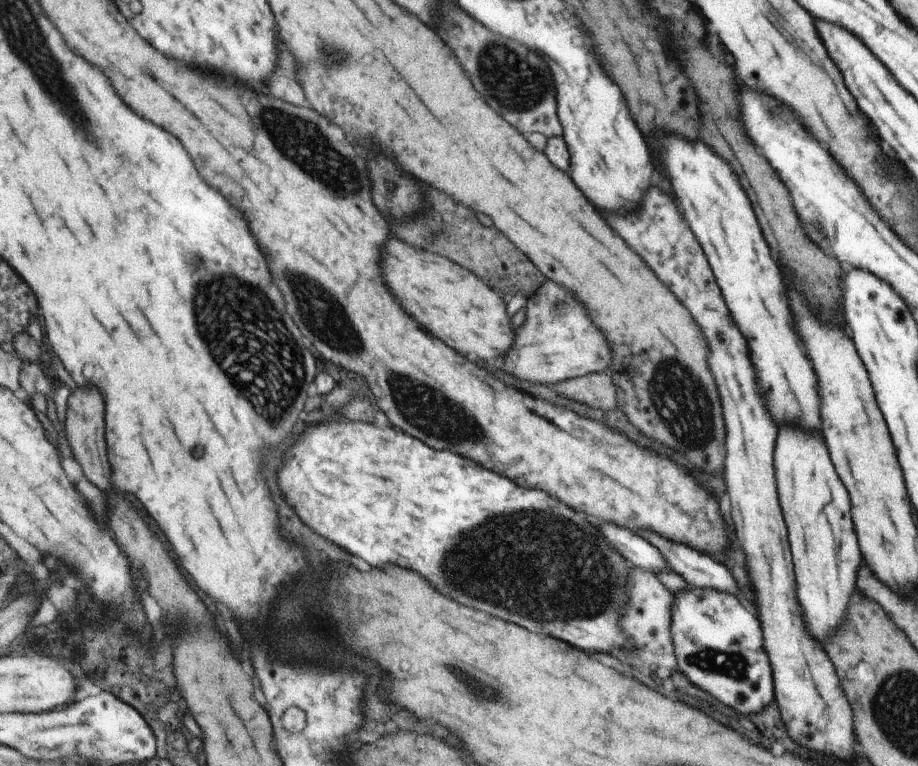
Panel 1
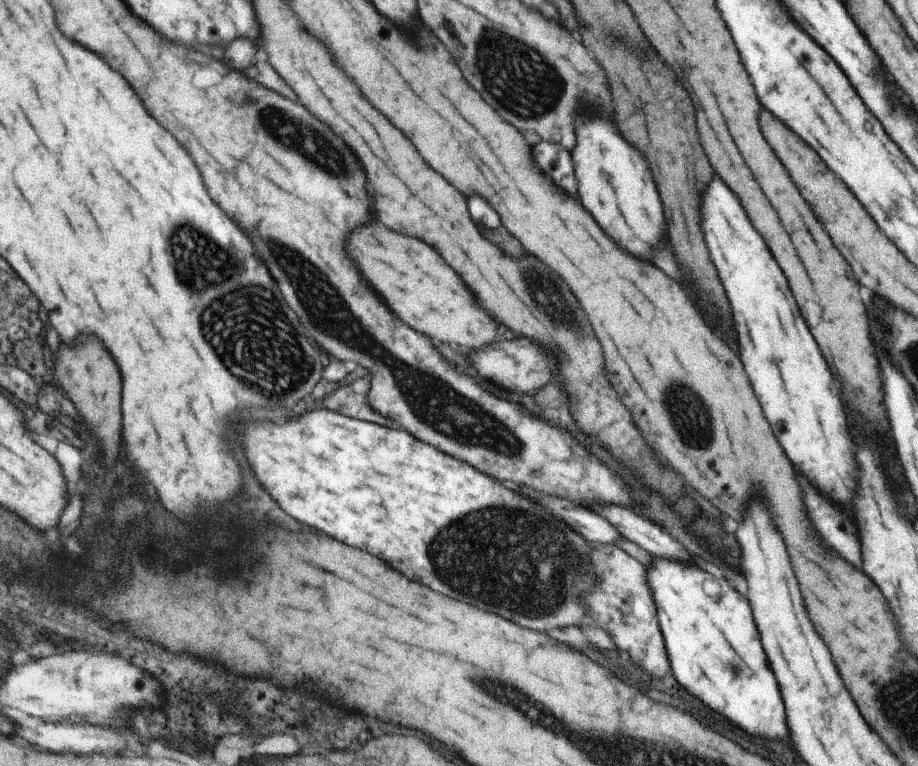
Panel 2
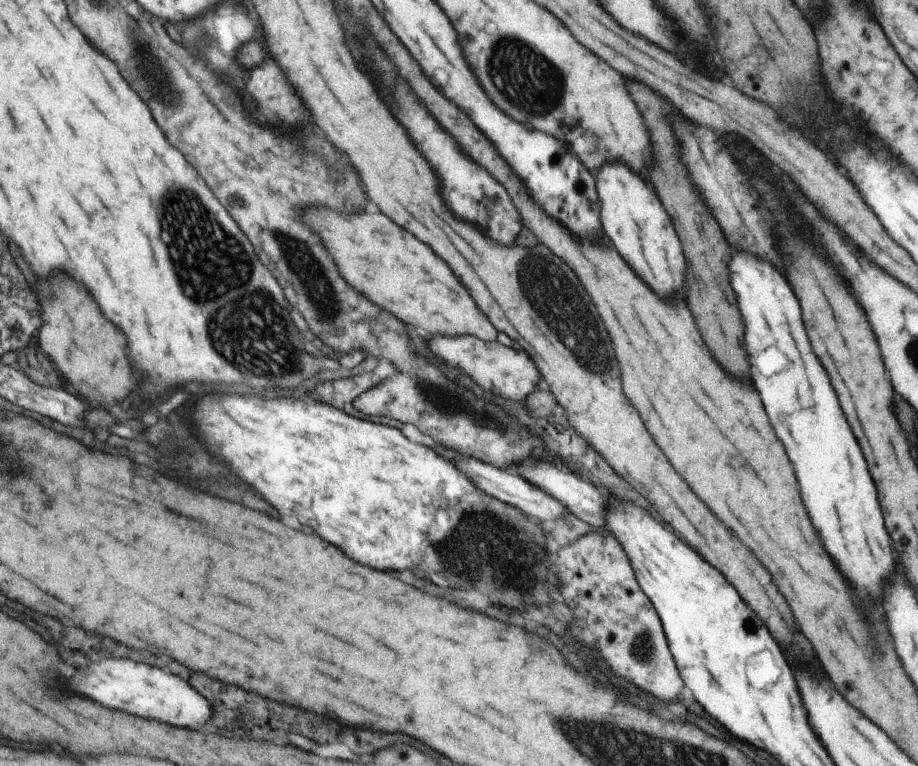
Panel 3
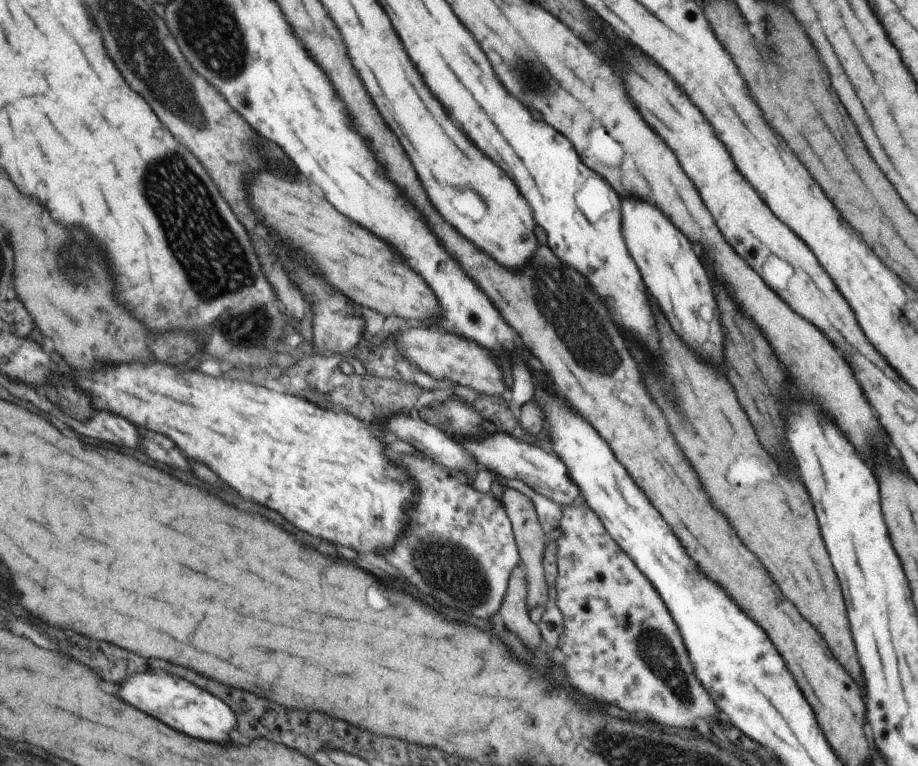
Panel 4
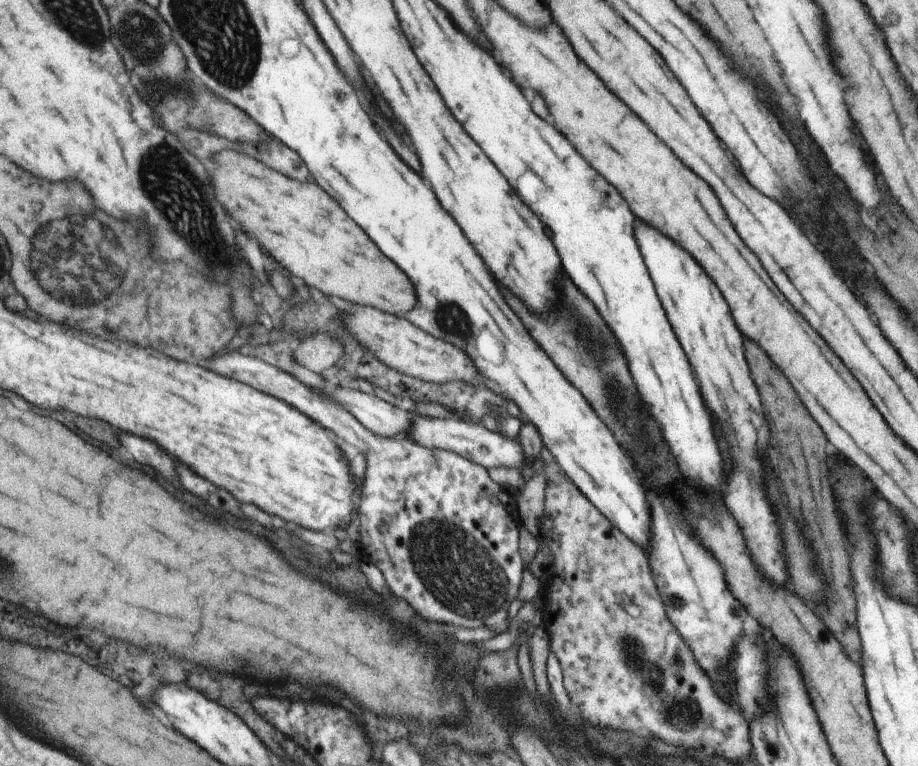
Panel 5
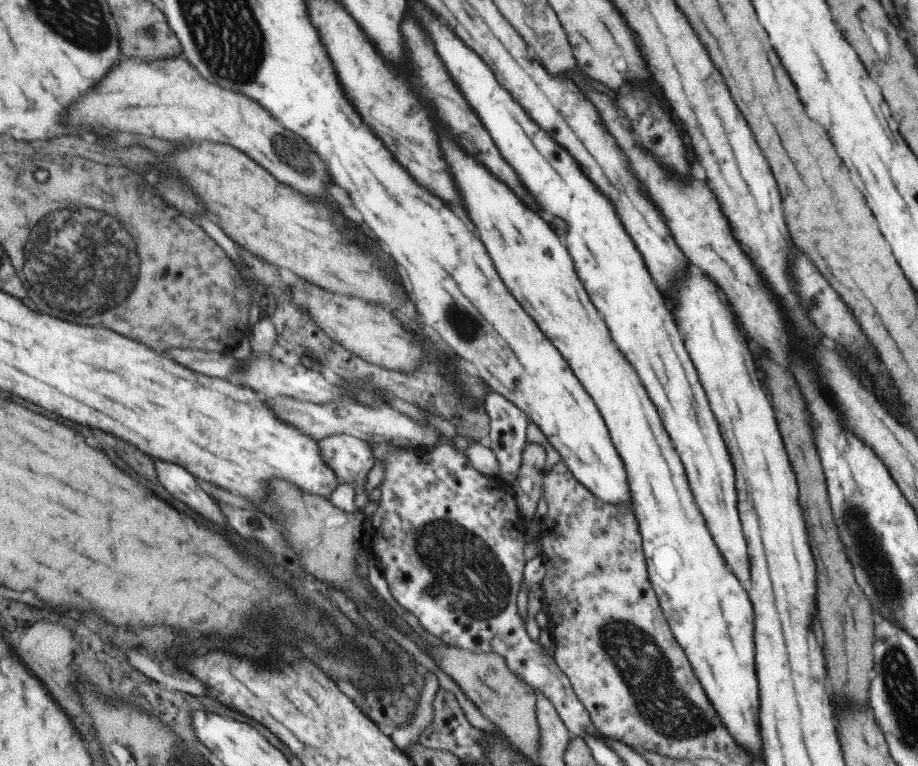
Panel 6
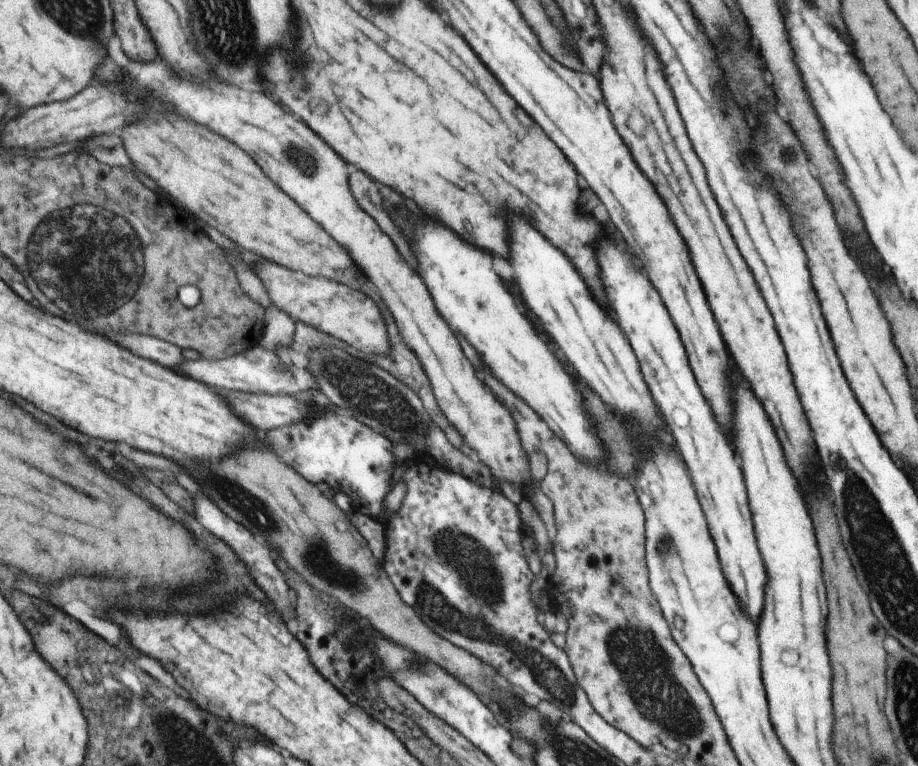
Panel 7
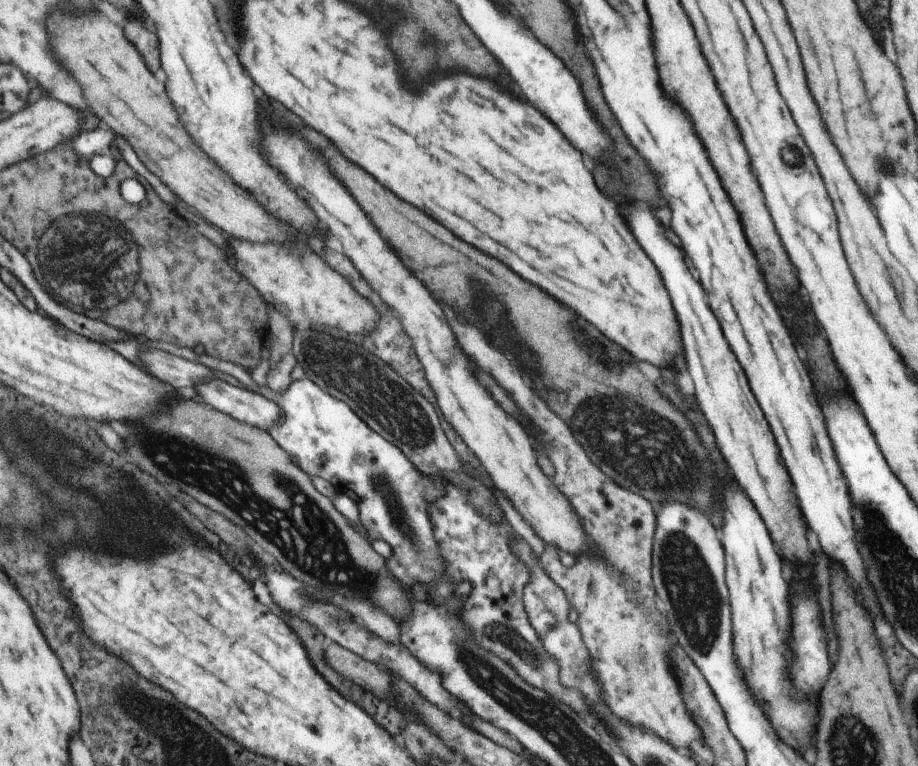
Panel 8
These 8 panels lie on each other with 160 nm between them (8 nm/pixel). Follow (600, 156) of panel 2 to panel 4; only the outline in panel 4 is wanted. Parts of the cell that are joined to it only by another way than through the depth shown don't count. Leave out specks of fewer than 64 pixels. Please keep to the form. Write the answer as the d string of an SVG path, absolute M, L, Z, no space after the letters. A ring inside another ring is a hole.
M623 200L621 204L623 216L623 236L627 236L627 248L631 248L631 256L635 256L635 264L639 264L639 272L643 272L643 284L655 298L659 310L667 320L671 320L671 328L699 352L699 356L707 358L709 364L723 364L723 330L719 324L719 312L713 298L711 282L707 278L705 268L691 252L689 240L671 226L671 222L651 204L639 200Z

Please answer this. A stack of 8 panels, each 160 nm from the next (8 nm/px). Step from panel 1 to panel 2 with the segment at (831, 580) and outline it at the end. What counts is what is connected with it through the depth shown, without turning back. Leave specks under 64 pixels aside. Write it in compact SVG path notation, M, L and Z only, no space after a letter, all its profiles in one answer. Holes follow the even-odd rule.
M799 476L799 486L803 490L803 502L807 508L807 516L813 522L813 528L829 546L829 550L837 552L849 564L859 564L861 550L859 542L853 536L853 526L845 520L825 498L821 498L803 476Z

